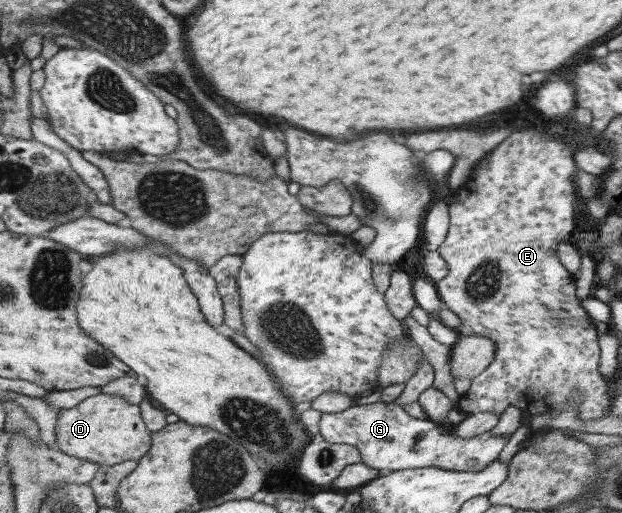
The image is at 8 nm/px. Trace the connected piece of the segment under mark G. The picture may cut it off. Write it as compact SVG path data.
M394 401L369 405L355 403L337 413L322 413L318 426L318 438L329 443L356 447L363 465L382 473L427 466L477 472L497 458L510 437L509 434L497 436L491 432L483 432L469 438L461 438L451 432L450 426L443 427L427 418L411 417Z

